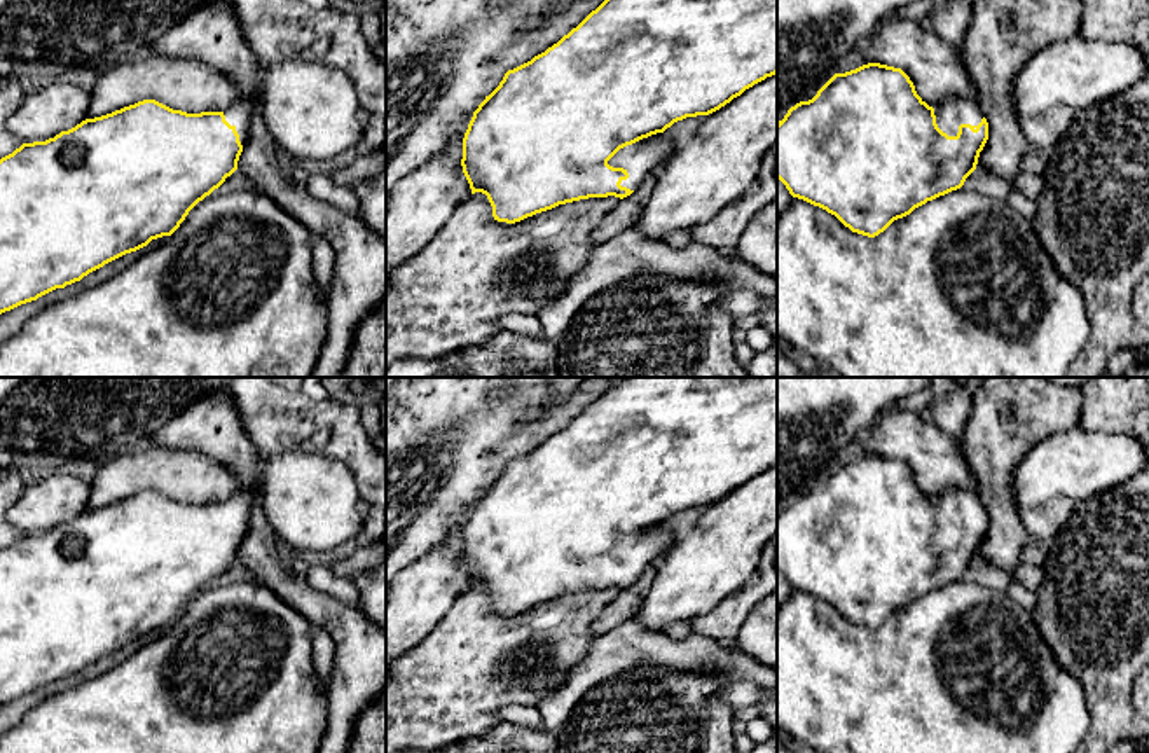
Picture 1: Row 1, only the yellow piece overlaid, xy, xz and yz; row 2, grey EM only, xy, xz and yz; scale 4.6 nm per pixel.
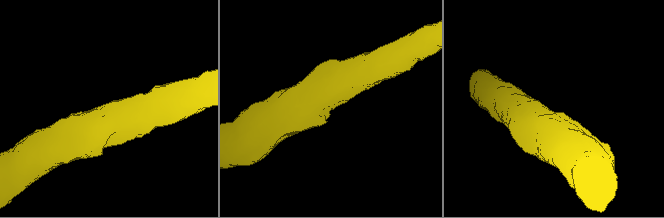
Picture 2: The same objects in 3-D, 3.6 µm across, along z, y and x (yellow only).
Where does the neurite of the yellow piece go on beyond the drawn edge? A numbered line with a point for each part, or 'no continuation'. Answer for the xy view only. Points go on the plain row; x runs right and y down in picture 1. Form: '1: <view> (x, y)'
1: xy (238, 505)

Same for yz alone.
1: yz (952, 504)

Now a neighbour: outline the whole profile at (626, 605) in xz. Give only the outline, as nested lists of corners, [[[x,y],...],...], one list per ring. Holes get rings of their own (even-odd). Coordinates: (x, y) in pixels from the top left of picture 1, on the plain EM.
[[[657,563],[644,568],[641,577],[627,589],[620,591],[618,596],[604,606],[604,610],[597,615],[592,624],[592,631],[595,636],[602,636],[609,632],[613,627],[618,627],[639,611],[641,603],[657,575]]]

